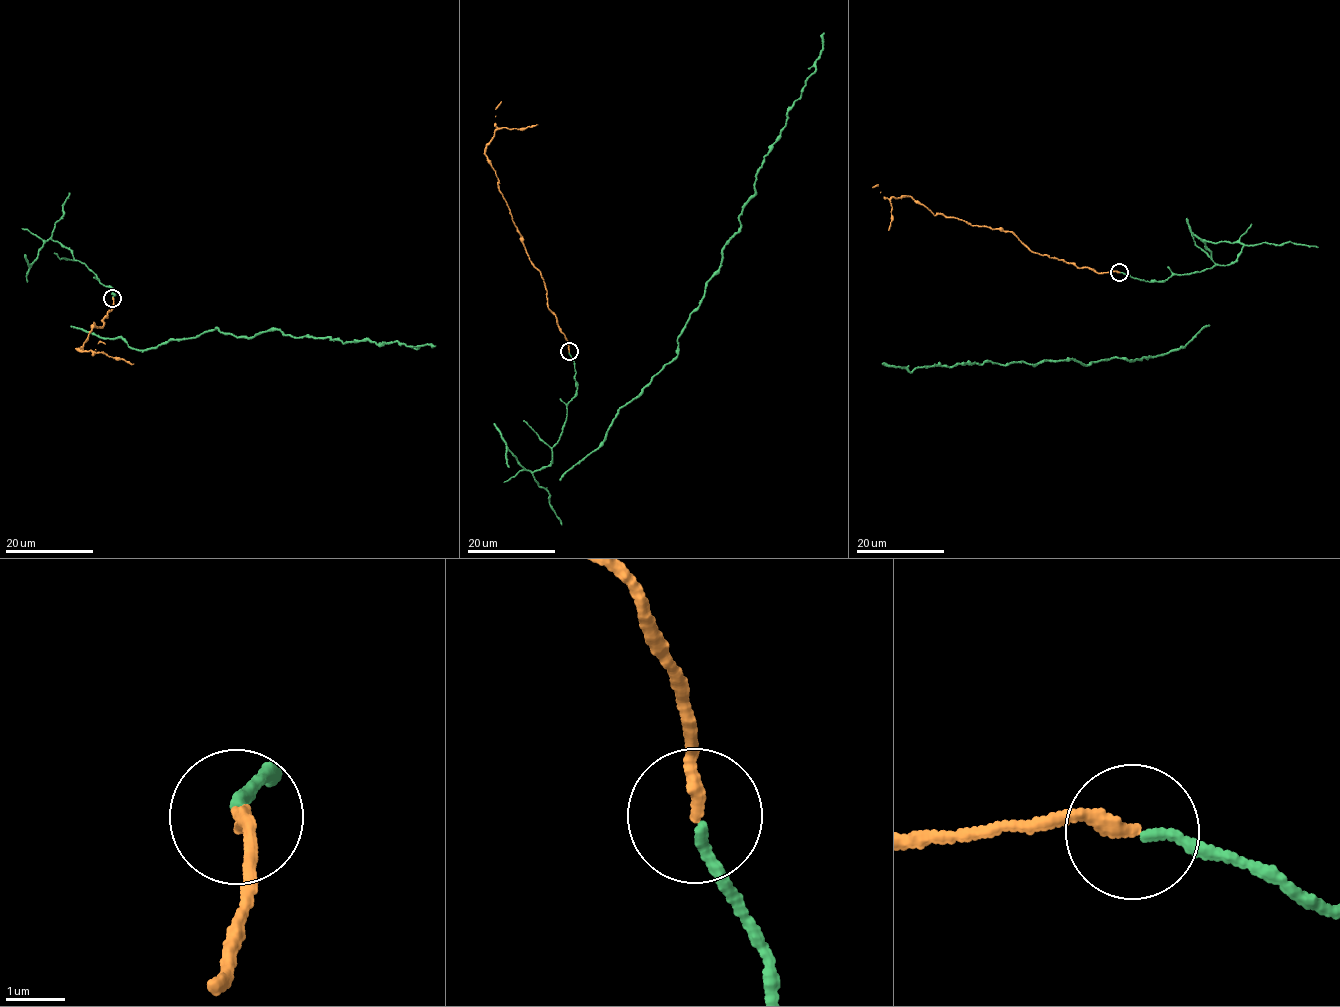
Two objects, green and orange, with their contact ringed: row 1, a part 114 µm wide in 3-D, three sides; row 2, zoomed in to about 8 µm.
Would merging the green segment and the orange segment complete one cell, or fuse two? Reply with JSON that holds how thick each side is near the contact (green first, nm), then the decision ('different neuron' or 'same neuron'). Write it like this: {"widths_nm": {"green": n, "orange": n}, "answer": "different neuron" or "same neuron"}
{"widths_nm": {"green": 170, "orange": 220}, "answer": "same neuron"}

